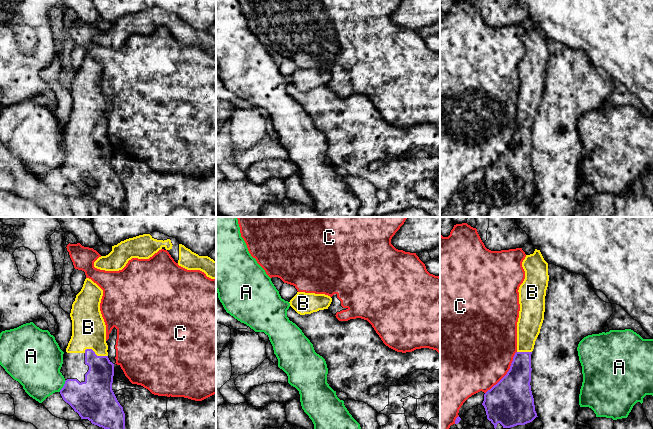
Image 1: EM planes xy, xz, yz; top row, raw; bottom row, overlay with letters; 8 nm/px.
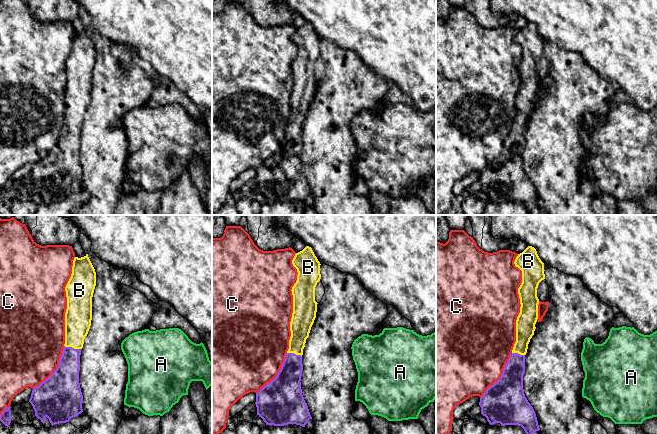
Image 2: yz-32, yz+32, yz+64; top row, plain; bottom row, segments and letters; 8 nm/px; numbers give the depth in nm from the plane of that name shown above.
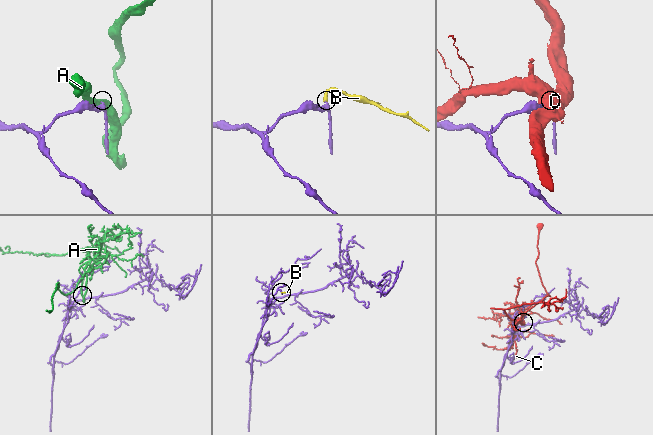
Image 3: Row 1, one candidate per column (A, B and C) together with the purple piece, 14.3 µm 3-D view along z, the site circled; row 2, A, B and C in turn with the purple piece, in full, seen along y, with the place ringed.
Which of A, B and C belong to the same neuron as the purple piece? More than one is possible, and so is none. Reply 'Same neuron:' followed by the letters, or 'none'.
Same neuron: B

